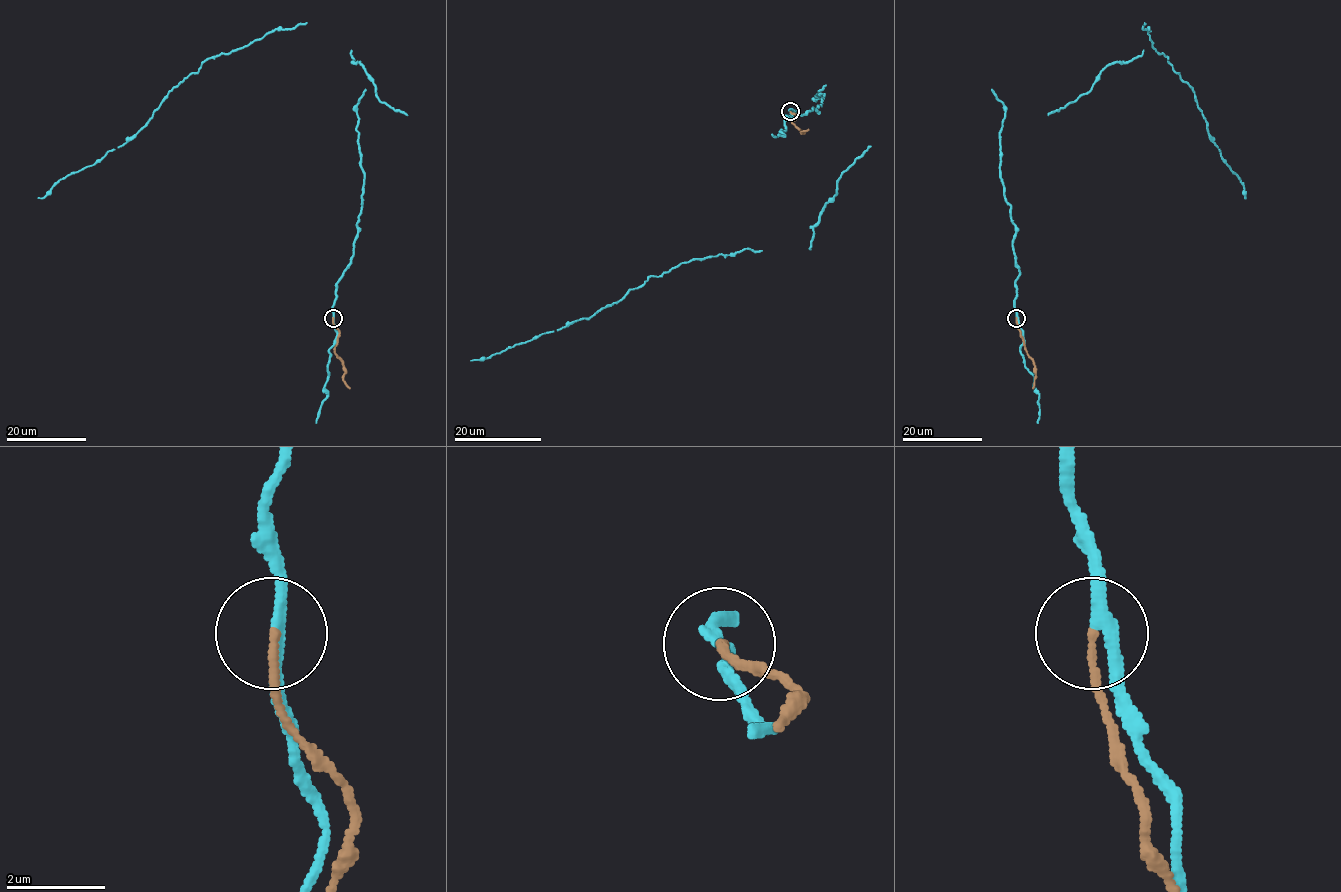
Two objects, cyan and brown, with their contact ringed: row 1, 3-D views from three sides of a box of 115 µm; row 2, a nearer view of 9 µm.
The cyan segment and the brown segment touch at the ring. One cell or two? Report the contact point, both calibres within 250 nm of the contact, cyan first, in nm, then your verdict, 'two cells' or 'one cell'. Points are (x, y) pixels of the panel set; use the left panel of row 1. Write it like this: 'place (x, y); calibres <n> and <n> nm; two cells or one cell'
place (333, 318); calibres 240 and 170 nm; two cells

